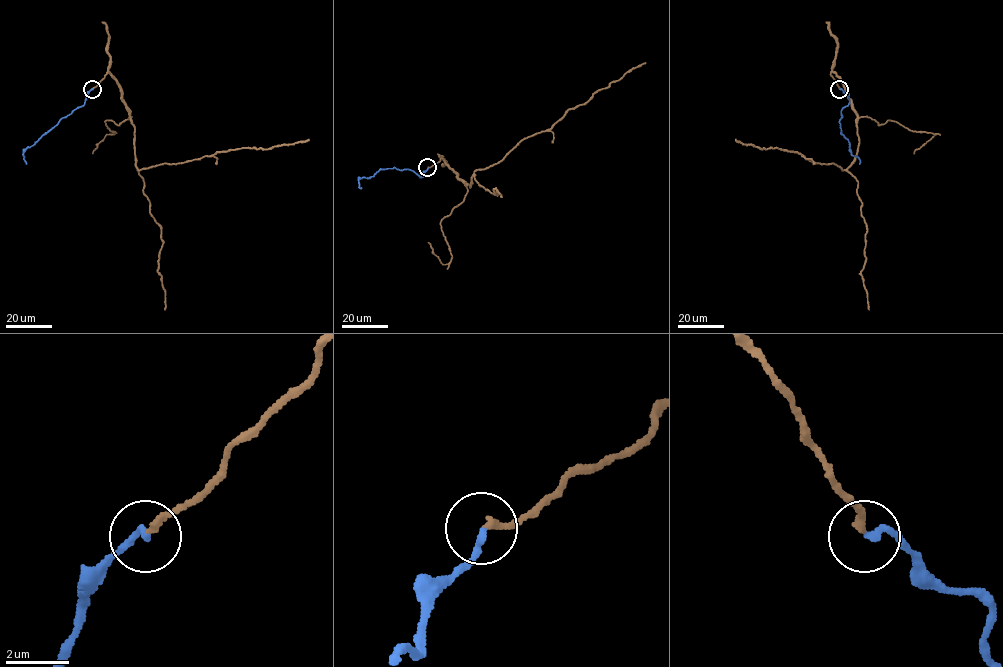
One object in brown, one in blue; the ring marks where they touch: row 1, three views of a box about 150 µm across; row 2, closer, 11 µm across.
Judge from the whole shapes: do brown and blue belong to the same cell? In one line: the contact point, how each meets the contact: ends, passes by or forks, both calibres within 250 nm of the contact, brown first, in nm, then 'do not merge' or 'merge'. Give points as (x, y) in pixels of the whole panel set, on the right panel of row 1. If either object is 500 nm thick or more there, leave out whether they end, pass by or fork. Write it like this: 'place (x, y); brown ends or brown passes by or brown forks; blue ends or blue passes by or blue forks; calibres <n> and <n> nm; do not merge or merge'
place (839, 89); brown ends; blue ends; calibres 200 and 190 nm; merge

